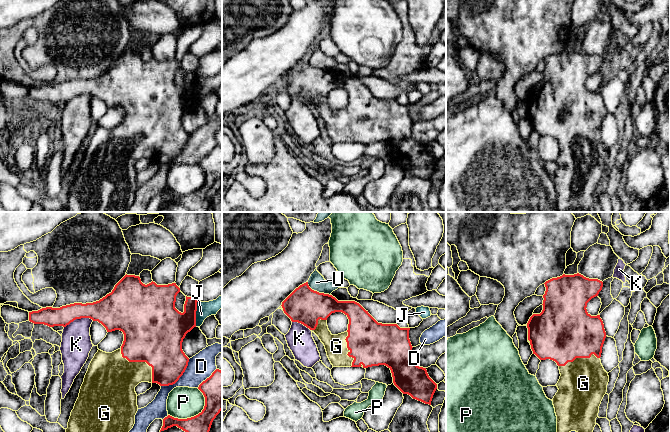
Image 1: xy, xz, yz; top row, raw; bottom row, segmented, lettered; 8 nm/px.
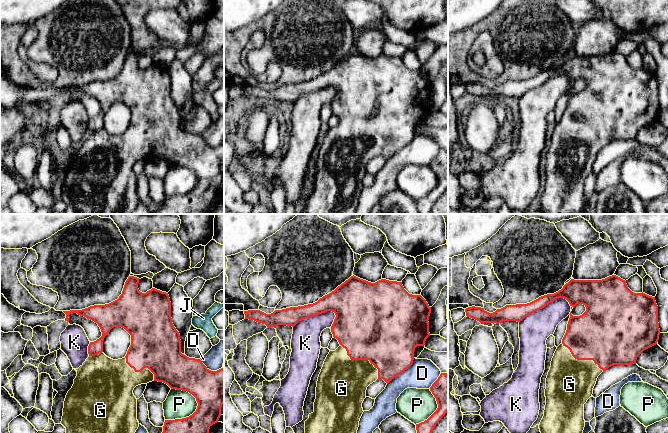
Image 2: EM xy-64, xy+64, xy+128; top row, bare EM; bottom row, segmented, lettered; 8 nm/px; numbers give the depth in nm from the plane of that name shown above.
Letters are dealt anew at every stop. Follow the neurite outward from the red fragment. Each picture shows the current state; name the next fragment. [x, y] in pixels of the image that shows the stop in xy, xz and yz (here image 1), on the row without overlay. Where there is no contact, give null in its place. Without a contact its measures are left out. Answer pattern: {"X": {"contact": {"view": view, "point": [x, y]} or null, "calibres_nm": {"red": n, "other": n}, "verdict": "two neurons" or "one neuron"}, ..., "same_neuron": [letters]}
{"D": {"contact": {"view": "xy", "point": [179, 153]}, "calibres_nm": {"red": 300, "other": 200}, "verdict": "two neurons"}, "G": {"contact": {"view": "xy", "point": [141, 137]}, "calibres_nm": {"red": 480, "other": 360}, "verdict": "one neuron"}, "J": {"contact": {"view": "xy", "point": [195, 90]}, "calibres_nm": {"red": 320, "other": 130}, "verdict": "two neurons"}, "K": {"contact": {"view": "xy", "point": [78, 94]}, "calibres_nm": {"red": 240, "other": 240}, "verdict": "two neurons"}, "P": {"contact": {"view": "xy", "point": [194, 192]}, "calibres_nm": {"red": 220, "other": 260}, "verdict": "two neurons"}, "U": {"contact": {"view": "xz", "point": [316, 67]}, "calibres_nm": {"red": 280, "other": 140}, "verdict": "two neurons"}, "same_neuron": ["G"]}

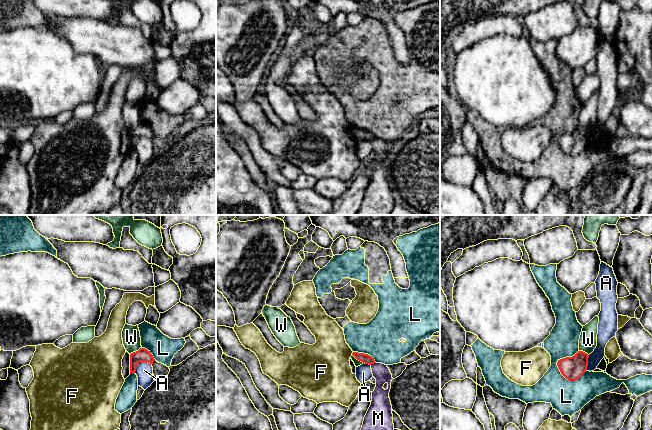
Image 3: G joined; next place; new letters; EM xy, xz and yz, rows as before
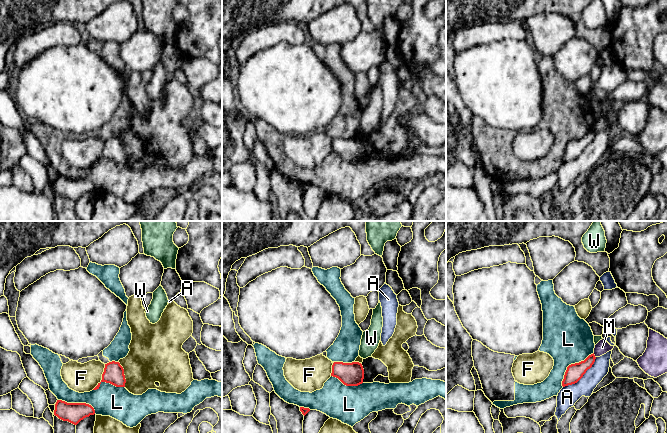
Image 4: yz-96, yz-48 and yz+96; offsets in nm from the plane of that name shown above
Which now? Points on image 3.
{"A": {"contact": {"view": "xy", "point": [140, 137]}, "calibres_nm": {"red": 110, "other": 140}, "verdict": "two neurons"}, "F": {"contact": {"view": "xz", "point": [352, 129]}, "calibres_nm": {"red": 80, "other": 400}, "verdict": "two neurons"}, "L": {"contact": {"view": "yz", "point": [558, 137]}, "calibres_nm": {"red": 190, "other": 260}, "verdict": "two neurons"}, "M": {"contact": {"view": "xz", "point": [372, 139]}, "calibres_nm": {"red": 80, "other": 140}, "verdict": "two neurons"}, "W": {"contact": {"view": "xy", "point": [136, 127]}, "calibres_nm": {"red": 110, "other": 140}, "verdict": "two neurons"}, "same_neuron": []}

